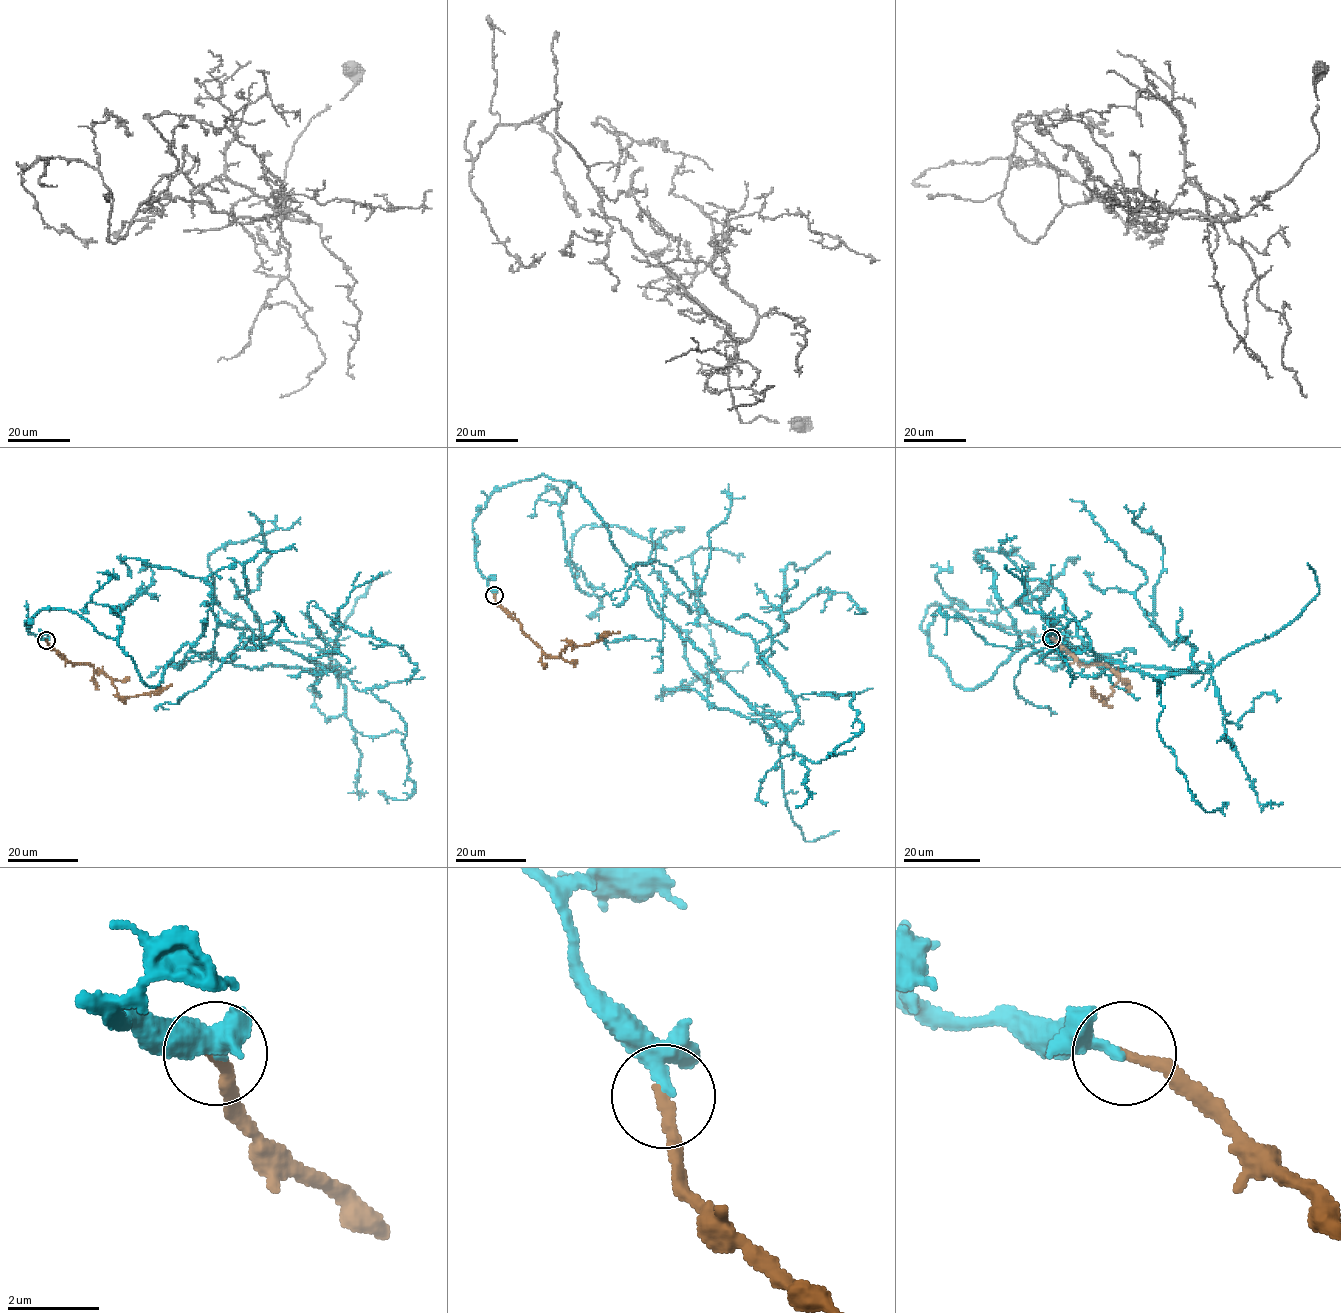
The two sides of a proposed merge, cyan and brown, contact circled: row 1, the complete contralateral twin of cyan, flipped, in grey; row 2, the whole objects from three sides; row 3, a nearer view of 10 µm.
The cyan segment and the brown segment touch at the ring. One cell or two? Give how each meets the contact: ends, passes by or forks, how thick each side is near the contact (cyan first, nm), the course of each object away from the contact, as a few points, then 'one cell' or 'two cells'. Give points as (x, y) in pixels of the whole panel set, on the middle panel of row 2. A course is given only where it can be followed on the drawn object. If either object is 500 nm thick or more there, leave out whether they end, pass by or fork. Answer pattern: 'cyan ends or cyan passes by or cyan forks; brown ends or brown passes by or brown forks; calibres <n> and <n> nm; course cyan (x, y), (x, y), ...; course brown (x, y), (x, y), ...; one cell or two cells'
cyan passes by; brown ends; calibres 260 and 240 nm; course cyan (494, 594), (488, 498), (572, 482), (718, 677), (798, 716), (670, 566), (616, 598); course brown (494, 594), (495, 601), (521, 625), (522, 631), (547, 655), (559, 657), (569, 645), (592, 644), (619, 632); one cell

